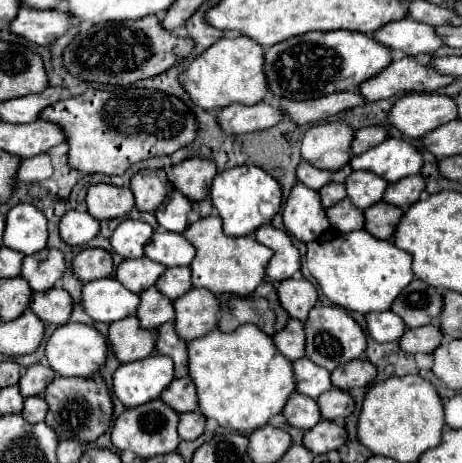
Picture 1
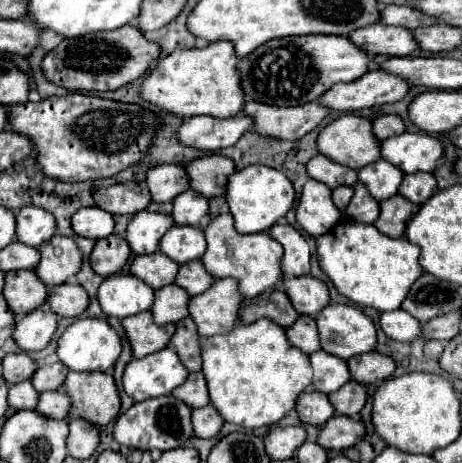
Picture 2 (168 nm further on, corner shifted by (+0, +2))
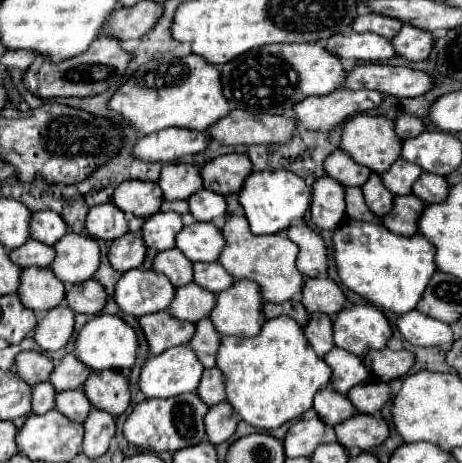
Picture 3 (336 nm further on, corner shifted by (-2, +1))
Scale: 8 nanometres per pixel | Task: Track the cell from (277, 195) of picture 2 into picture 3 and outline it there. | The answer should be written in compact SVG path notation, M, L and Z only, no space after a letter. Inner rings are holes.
M254 171L240 191L240 205L246 211L254 235L274 235L286 231L294 221L304 217L310 207L310 189L304 179L292 171Z

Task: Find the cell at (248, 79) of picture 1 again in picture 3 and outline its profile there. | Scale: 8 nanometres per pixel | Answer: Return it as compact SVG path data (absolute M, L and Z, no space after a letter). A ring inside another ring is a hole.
M162 55L160 59L140 65L110 97L108 109L116 111L122 123L130 125L140 135L150 135L166 127L204 131L230 113L226 99L222 99L218 69L198 55Z

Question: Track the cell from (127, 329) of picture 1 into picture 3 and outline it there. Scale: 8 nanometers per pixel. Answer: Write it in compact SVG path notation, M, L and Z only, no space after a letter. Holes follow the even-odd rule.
M158 311L158 315L140 317L140 325L148 339L152 355L160 355L162 351L176 345L186 345L196 331L194 323L180 321L172 317L168 311Z

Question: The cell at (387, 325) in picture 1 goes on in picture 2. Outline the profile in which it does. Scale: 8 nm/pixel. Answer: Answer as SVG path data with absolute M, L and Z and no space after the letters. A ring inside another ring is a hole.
M400 308L380 314L380 328L388 338L398 342L412 342L414 338L418 338L420 326L422 324L416 322L416 318L412 318L408 312Z

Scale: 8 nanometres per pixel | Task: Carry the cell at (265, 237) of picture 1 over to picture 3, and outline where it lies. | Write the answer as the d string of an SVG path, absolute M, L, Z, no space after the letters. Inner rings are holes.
M304 223L286 231L288 239L300 247L298 269L304 277L328 277L328 249L320 233Z

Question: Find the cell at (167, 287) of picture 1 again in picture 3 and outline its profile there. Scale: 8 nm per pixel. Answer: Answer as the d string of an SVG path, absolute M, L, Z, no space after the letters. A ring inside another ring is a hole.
M194 263L194 281L212 293L220 293L232 287L234 277L220 263Z

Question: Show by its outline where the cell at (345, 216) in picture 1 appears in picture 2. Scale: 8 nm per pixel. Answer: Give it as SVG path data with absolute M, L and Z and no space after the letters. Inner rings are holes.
M360 182L356 184L356 192L348 204L348 208L344 210L344 216L348 216L354 222L362 222L362 224L372 224L378 218L378 202L368 194L368 190L364 190L364 186L360 186Z

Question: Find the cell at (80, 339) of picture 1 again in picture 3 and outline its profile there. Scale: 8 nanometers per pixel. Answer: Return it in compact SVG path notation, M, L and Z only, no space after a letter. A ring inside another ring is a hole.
M100 313L92 317L76 337L76 353L82 363L92 367L92 371L104 369L132 369L138 351L138 335L136 331L118 315Z

